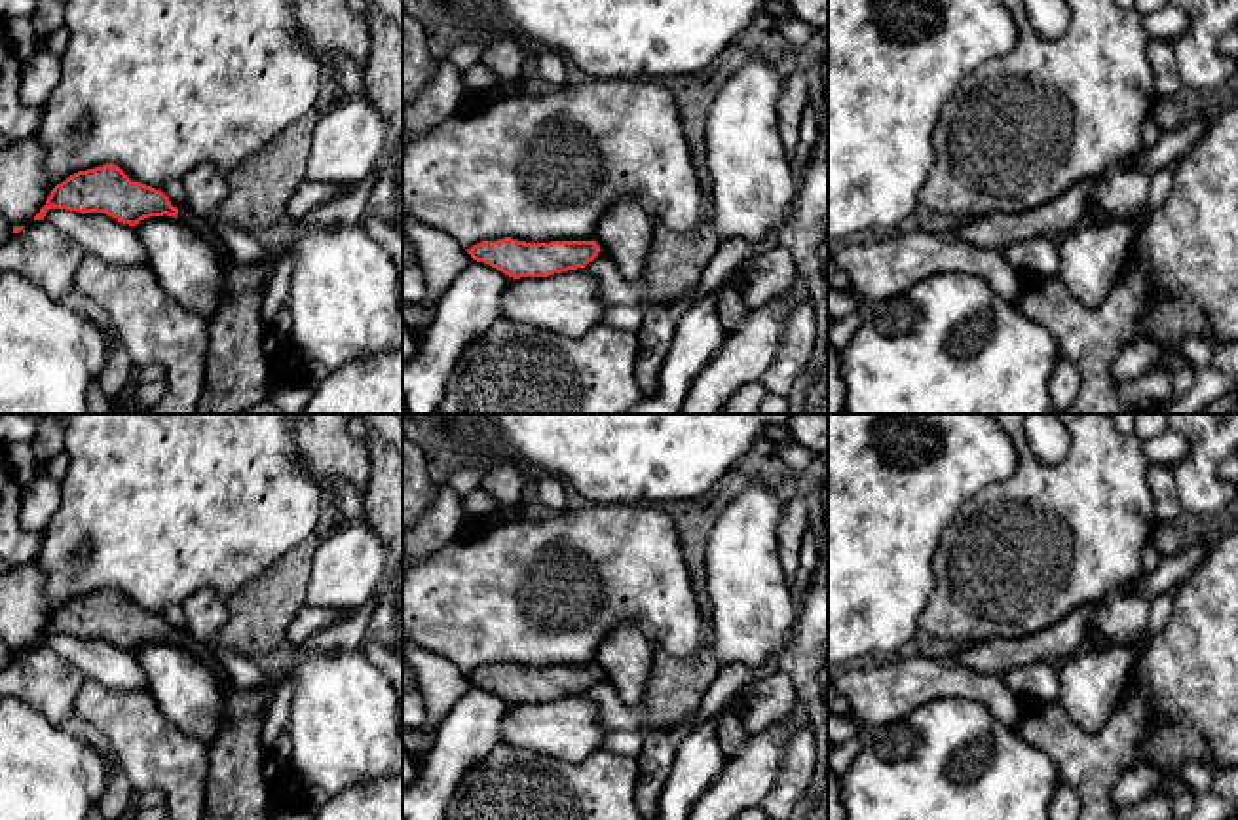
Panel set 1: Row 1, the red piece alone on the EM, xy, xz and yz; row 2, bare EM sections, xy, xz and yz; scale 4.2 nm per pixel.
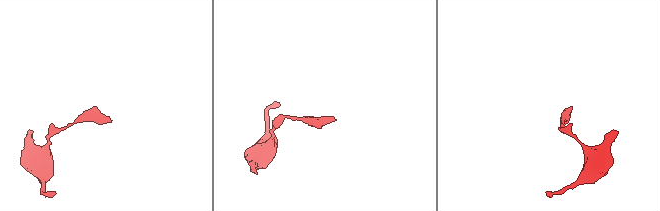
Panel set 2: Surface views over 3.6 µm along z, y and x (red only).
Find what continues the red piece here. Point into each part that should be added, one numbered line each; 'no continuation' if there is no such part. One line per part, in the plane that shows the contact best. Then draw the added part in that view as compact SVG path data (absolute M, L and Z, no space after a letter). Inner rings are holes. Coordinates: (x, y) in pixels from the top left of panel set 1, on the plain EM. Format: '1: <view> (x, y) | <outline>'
1: xy (238, 788) | M186 632L177 640L186 651L213 666L215 674L224 681L226 704L216 738L209 744L209 776L205 812L201 820L270 820L272 816L272 780L264 774L270 752L262 746L262 727L266 710L266 693L241 691L232 685L224 666L216 661L211 643L199 643Z

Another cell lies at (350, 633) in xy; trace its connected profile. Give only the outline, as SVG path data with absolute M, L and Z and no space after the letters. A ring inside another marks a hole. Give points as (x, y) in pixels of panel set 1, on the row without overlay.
M376 600L347 611L347 615L328 628L310 636L302 647L310 653L332 653L338 649L361 649L365 645L366 626L374 613Z

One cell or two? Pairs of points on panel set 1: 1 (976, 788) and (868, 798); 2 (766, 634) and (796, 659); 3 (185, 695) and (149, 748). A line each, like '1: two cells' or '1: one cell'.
1: one cell
2: two cells
3: two cells

